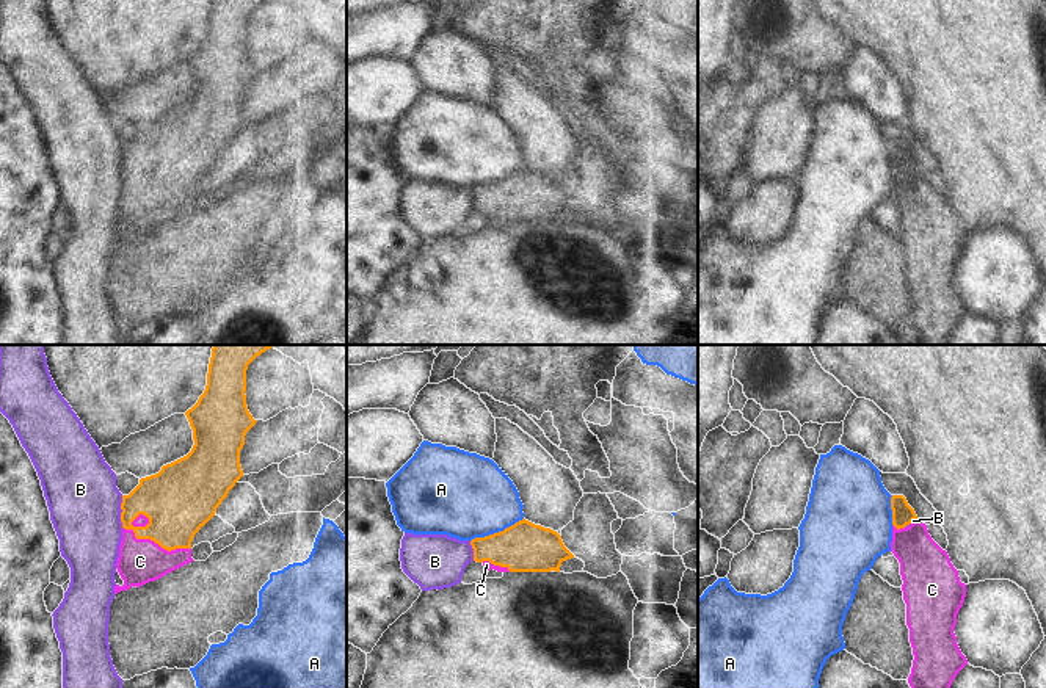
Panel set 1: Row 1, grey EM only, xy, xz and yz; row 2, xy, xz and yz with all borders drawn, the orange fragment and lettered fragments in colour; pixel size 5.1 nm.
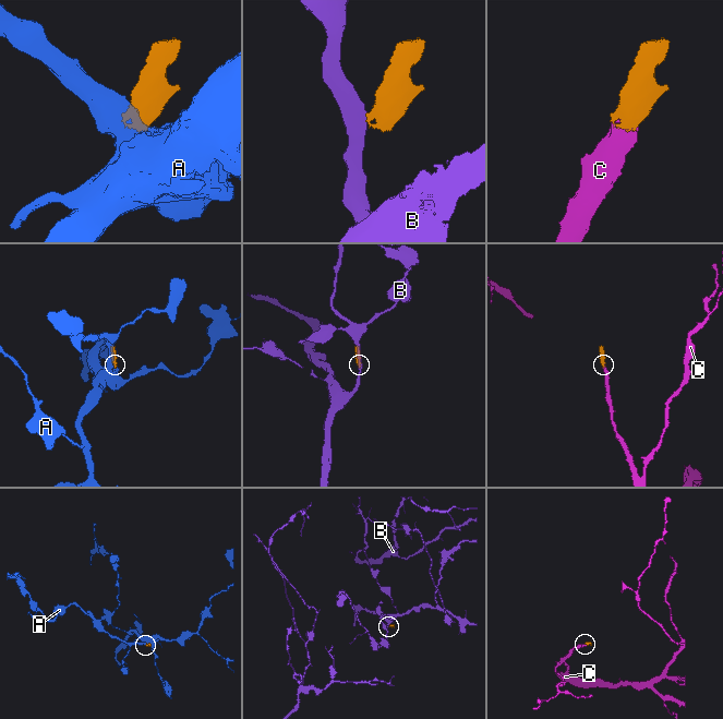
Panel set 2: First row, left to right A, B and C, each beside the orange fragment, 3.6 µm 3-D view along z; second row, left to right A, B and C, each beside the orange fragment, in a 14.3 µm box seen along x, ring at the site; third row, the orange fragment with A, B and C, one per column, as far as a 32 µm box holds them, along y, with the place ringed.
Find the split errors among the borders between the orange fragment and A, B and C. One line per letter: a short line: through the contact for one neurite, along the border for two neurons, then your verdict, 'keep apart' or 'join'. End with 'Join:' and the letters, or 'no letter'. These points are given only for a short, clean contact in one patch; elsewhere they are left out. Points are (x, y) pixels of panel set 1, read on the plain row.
A: line xz (522, 166), (502, 179), (475, 185), (471, 190); keep apart
B: line xy (123, 144), (121, 176); keep apart
C: join
Join: C

